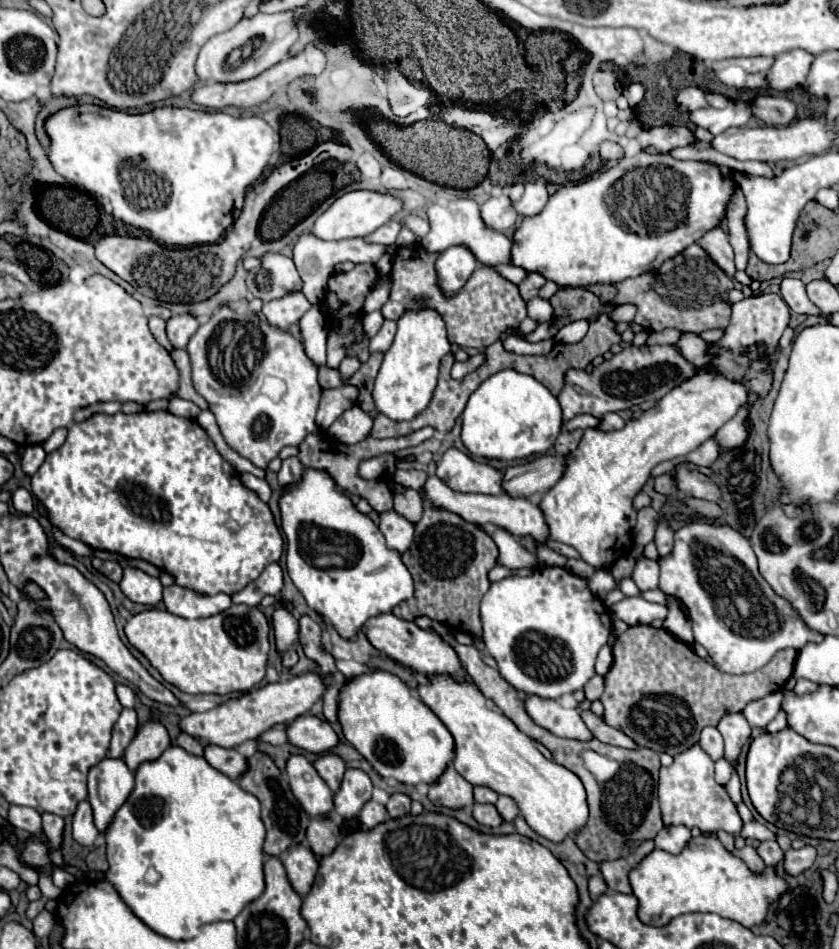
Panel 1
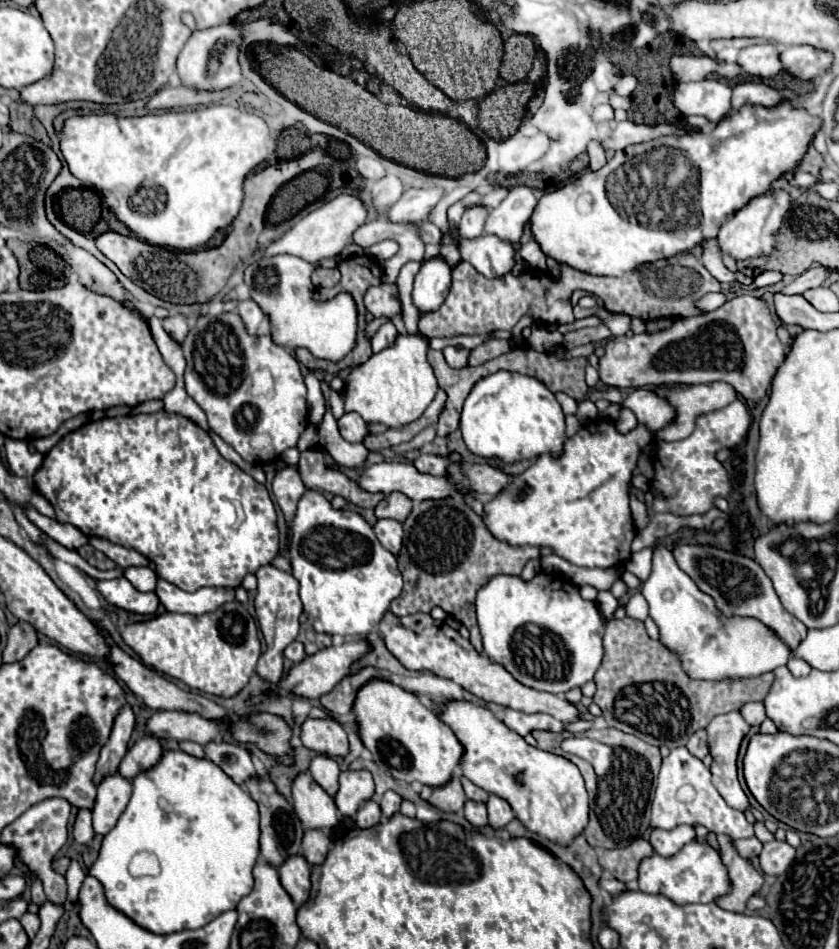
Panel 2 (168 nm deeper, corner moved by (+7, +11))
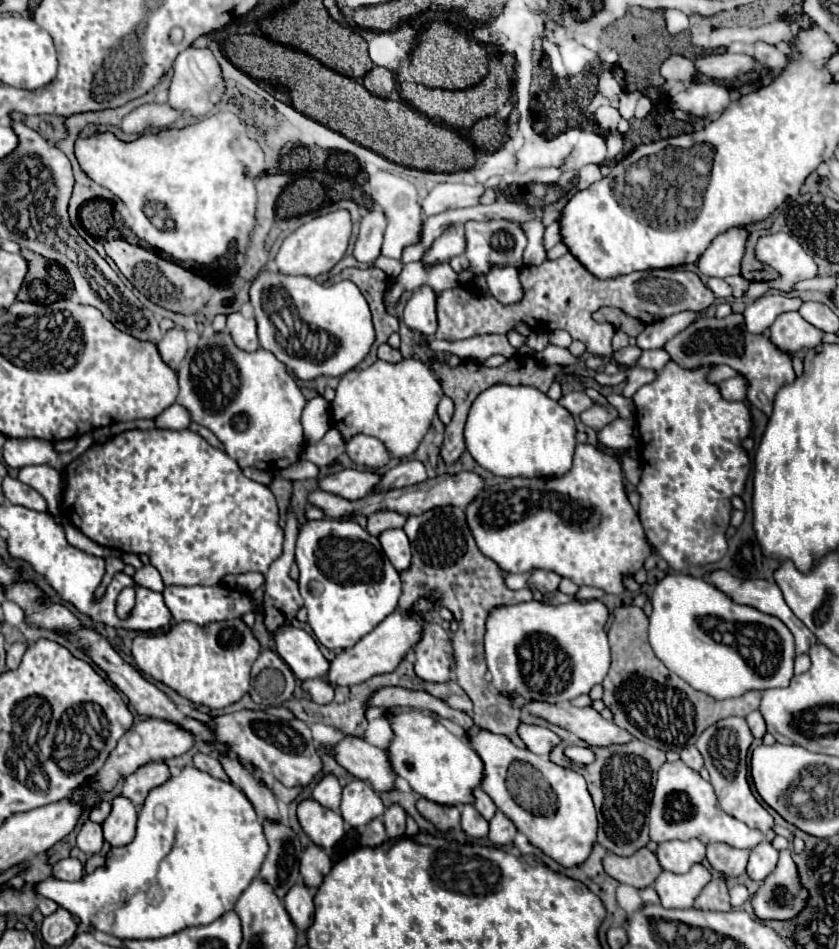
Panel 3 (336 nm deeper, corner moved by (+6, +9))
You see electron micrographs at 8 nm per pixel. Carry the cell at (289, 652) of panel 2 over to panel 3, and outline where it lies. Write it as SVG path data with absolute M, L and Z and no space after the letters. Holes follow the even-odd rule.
M282 625L270 631L278 655L290 665L292 673L298 679L316 679L326 677L330 669L330 661L322 655L316 641L294 625Z

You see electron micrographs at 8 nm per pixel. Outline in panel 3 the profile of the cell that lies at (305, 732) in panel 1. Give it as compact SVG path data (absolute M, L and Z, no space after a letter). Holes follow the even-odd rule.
M346 735L336 745L334 759L356 779L370 783L376 793L388 793L396 787L396 775L390 767L388 751L378 749L360 737Z

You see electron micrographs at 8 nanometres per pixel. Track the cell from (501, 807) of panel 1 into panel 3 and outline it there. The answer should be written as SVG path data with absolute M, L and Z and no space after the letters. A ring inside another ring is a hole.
M496 811L494 819L490 821L490 835L488 835L488 839L490 839L494 845L504 847L504 845L510 845L510 843L514 841L514 837L516 837L516 827L514 827L514 823L512 823L504 813Z

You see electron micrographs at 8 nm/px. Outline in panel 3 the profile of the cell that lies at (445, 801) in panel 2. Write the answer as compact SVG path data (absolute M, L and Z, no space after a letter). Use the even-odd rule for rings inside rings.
M420 797L418 803L416 803L416 809L426 821L430 821L442 833L460 825L460 809L458 807L436 805L436 803Z

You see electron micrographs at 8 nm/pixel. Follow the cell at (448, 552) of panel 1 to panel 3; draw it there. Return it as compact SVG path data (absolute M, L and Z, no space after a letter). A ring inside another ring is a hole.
M440 507L422 515L412 515L406 521L404 531L412 543L412 565L408 571L400 573L402 597L398 607L408 609L414 601L418 601L418 597L432 593L438 597L438 605L444 605L454 613L454 619L458 621L458 631L454 633L454 677L474 703L472 719L478 729L510 737L518 731L520 721L510 701L498 695L486 679L486 615L500 605L516 605L530 601L532 593L514 593L504 585L504 573L492 559L480 553L468 529L464 509L460 507Z

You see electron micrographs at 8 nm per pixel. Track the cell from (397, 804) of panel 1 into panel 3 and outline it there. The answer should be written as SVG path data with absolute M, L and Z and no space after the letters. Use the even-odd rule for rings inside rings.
M392 805L392 807L386 809L384 827L386 827L386 833L388 833L390 839L396 839L396 837L404 835L404 831L406 831L406 813L400 805Z

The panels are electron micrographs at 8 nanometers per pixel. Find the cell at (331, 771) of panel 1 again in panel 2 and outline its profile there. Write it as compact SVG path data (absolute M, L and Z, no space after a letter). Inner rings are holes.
M315 755L311 765L309 765L309 773L329 795L337 793L337 789L339 789L337 779L339 779L341 769L339 769L339 765L337 765L337 761L333 757L329 757L329 755Z

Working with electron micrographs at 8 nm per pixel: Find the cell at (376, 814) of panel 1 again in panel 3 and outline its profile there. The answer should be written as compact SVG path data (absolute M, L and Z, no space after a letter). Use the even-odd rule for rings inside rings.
M380 819L370 821L370 823L362 829L362 833L360 833L360 843L362 843L364 847L380 847L386 839L388 839L388 837L386 837L386 829L384 829L384 825L382 825Z

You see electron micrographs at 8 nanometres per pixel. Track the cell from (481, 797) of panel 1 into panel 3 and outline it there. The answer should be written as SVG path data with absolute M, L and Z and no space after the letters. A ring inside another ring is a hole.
M476 789L476 791L474 791L474 797L476 797L474 807L478 809L478 813L480 813L486 821L490 821L490 819L494 817L494 813L496 813L496 805L494 805L494 801L492 801L482 789Z

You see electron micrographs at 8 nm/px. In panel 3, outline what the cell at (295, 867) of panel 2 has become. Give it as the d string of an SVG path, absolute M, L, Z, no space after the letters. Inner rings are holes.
M296 885L284 899L284 907L296 929L306 931L314 921L314 903L312 893L304 885Z

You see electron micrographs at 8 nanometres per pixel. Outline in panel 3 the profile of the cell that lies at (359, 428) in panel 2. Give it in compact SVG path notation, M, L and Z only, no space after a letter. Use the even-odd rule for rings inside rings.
M356 435L346 443L346 455L360 467L368 469L380 469L390 461L390 455L382 441L368 437L368 435Z

